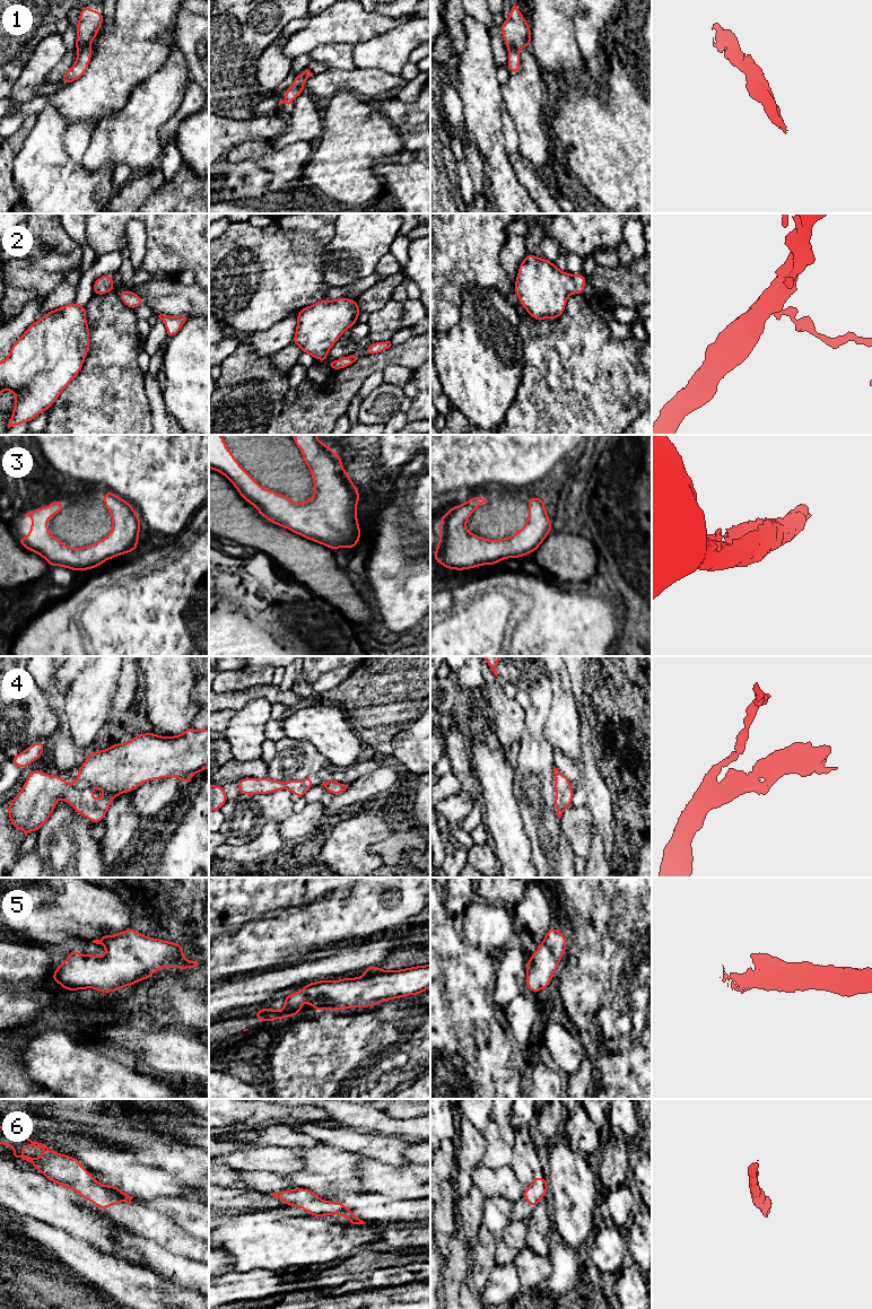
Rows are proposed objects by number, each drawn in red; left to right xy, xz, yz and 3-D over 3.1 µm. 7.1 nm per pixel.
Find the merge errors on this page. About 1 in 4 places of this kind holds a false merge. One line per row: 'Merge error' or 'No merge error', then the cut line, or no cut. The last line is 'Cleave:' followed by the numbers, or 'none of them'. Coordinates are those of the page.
1: No merge error. No split
2: No merge error. No split
3: No merge error. No split
4: No merge error. No split
5: No merge error. No split
6: No merge error. No split
Cleave: none of them

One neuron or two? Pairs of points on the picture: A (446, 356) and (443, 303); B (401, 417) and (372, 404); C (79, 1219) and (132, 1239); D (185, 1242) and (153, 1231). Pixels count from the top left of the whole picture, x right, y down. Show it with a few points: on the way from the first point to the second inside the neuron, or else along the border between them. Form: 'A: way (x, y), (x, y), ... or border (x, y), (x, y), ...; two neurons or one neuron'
A: border (460, 308), (460, 320), (442, 332); two neurons
B: border (400, 410), (385, 422); two neurons
C: border (112, 1229), (115, 1240), (121, 1246), (133, 1247); two neurons
D: way (177, 1241), (160, 1231); one neuron

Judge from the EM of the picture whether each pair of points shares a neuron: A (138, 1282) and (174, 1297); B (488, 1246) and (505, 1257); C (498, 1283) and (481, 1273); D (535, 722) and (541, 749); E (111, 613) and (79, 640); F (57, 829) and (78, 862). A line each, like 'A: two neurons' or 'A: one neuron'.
A: one neuron
B: two neurons
C: two neurons
D: one neuron
E: two neurons
F: one neuron

